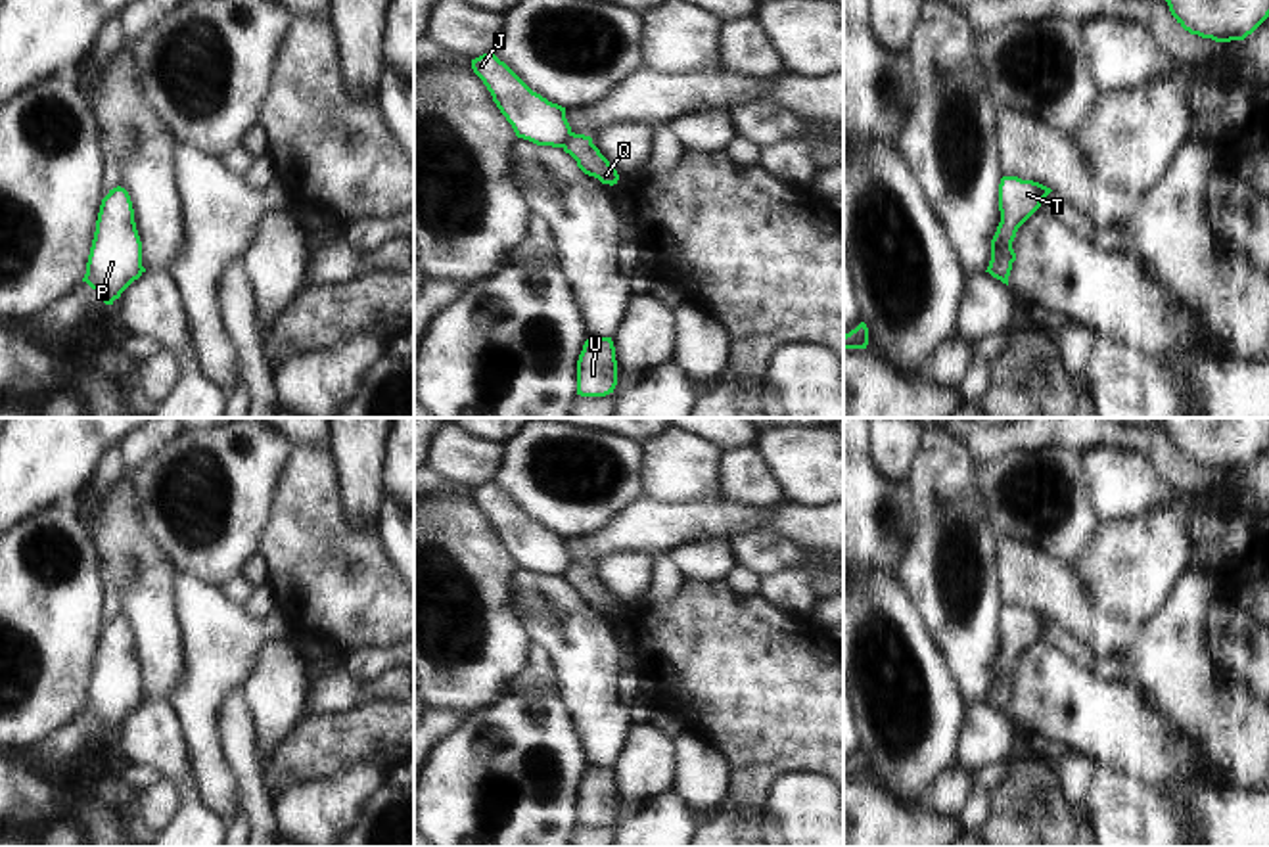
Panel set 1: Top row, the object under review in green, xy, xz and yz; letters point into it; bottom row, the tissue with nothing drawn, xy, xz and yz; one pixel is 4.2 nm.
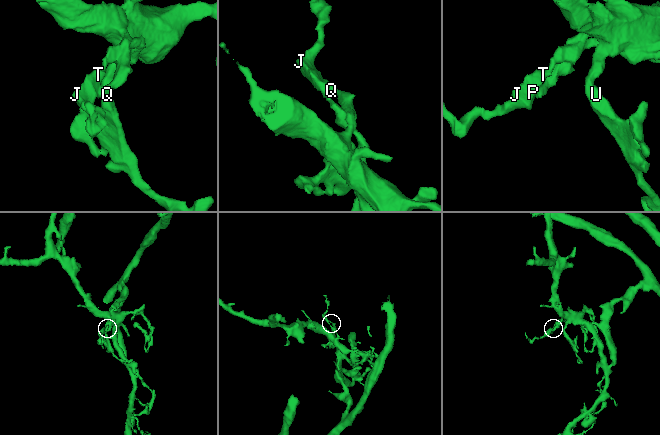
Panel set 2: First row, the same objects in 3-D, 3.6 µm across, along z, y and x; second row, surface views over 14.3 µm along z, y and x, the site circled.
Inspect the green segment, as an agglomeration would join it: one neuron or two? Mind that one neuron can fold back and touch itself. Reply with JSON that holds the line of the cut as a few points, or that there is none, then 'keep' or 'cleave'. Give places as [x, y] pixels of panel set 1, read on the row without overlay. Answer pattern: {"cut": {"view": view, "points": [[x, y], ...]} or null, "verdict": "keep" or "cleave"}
{"cut": {"view": "yz", "points": [[1011, 671], [1003, 671], [992, 686]]}, "verdict": "cleave"}

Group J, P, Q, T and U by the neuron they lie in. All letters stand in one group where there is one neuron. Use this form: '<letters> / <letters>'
J P T / Q U

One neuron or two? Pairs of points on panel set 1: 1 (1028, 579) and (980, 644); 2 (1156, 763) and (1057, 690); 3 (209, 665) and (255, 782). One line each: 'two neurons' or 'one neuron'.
1: two neurons
2: one neuron
3: two neurons

